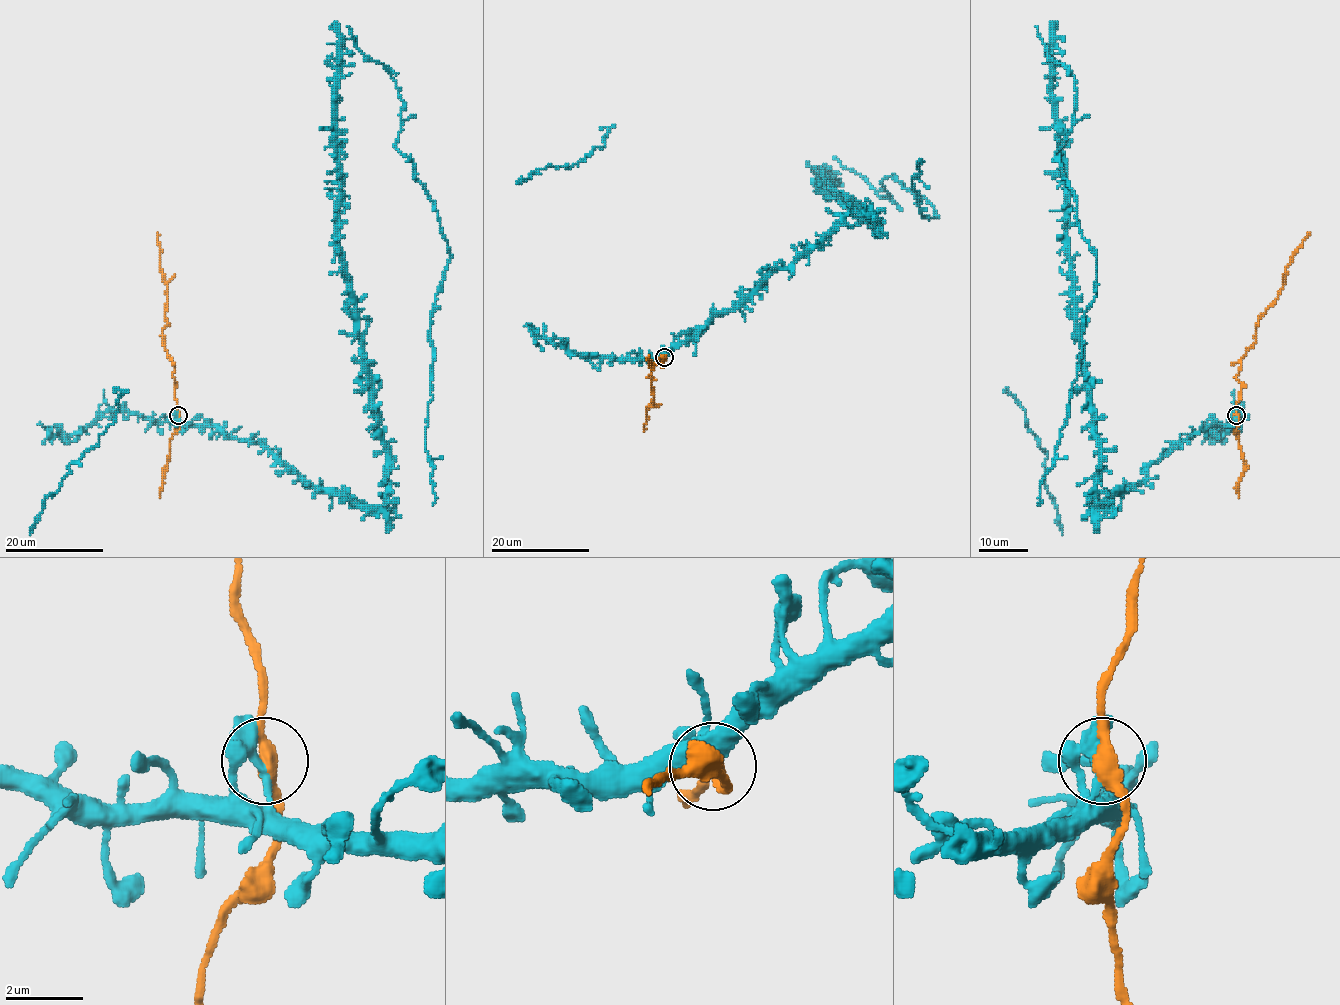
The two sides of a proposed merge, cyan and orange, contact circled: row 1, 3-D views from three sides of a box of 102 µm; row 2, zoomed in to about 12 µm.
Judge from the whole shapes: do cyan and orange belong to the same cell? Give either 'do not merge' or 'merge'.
merge

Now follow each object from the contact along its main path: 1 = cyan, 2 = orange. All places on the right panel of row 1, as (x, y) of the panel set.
1: (1236, 415), (1092, 506), (1098, 437), (1046, 48), (1076, 81), (1055, 153), (1097, 294), (1038, 506)
2: (1236, 415), (1242, 358), (1254, 343), (1258, 319), (1277, 297), (1287, 265), (1309, 233)

